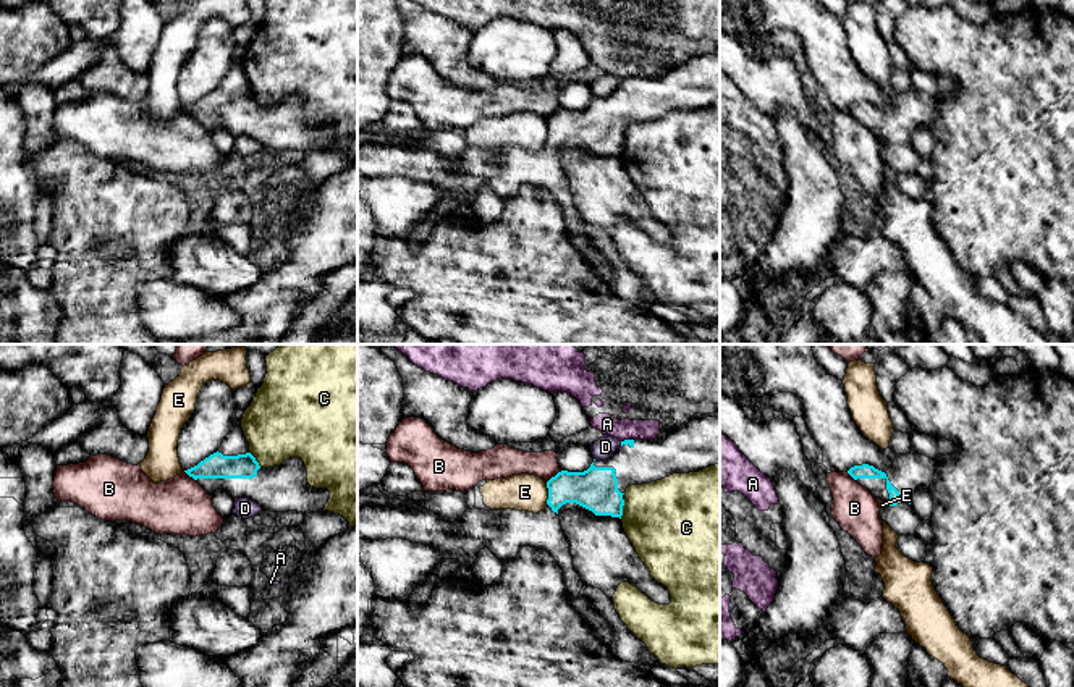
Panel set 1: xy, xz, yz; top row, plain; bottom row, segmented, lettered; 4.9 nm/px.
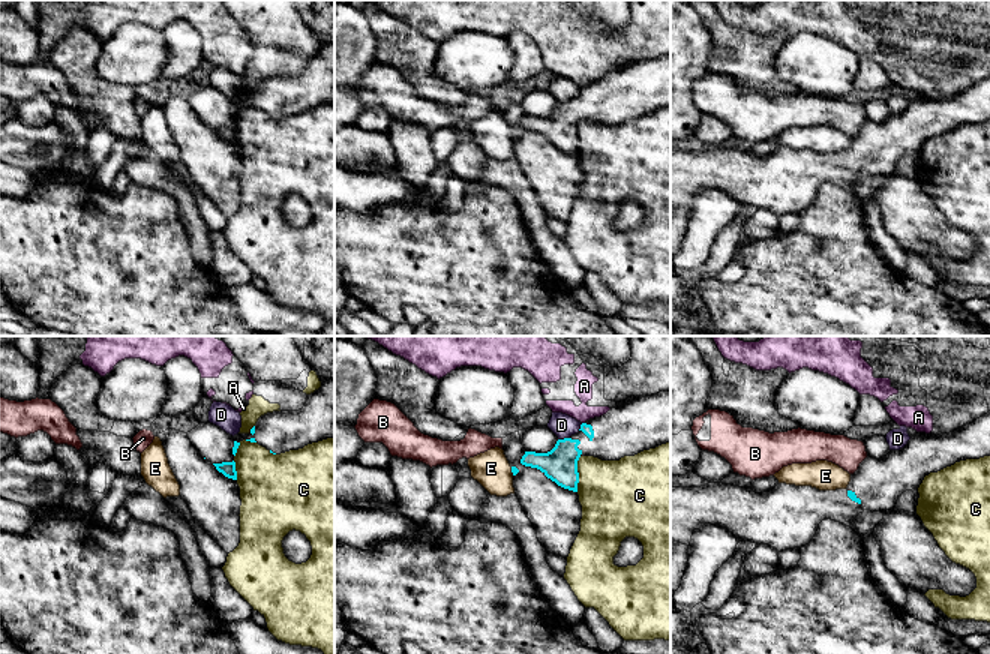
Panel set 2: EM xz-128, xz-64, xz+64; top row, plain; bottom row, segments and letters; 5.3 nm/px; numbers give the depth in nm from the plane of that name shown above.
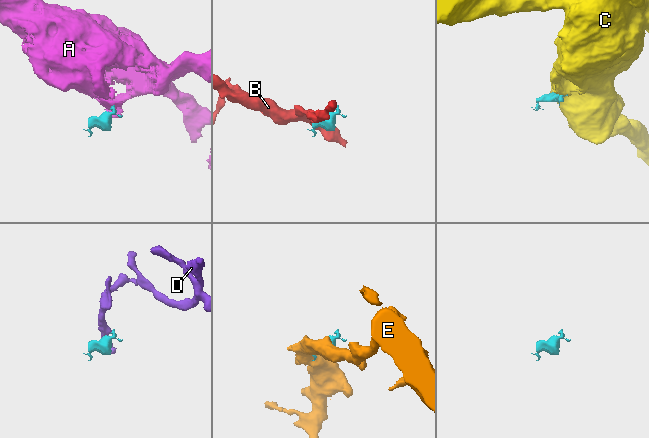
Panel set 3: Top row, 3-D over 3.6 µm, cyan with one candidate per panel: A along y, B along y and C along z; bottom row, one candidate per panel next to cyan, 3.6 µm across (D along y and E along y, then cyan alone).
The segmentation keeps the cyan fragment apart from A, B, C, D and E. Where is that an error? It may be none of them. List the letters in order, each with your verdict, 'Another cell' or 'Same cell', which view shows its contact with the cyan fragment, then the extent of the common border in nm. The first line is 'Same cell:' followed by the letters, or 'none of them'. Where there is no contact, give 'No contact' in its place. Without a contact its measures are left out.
Same cell: none of them
A: Another cell. Touches cyan in xz. Shared border 70 nm
B: Another cell. Touches cyan in xz. Shared border 100 nm
C: Another cell. Touches cyan in xz. Shared border 100 nm
D: Another cell. Touches cyan in xz. Shared border 30 nm
E: Another cell. Touches cyan in xz. Shared border 110 nm

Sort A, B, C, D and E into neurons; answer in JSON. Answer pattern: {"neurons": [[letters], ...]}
{"neurons": [["A"], ["B"], ["C"], ["D"], ["E"]]}

